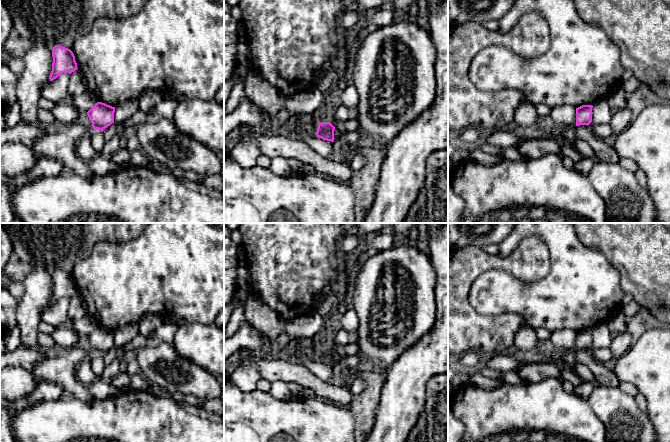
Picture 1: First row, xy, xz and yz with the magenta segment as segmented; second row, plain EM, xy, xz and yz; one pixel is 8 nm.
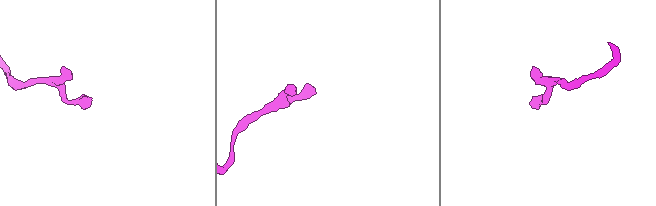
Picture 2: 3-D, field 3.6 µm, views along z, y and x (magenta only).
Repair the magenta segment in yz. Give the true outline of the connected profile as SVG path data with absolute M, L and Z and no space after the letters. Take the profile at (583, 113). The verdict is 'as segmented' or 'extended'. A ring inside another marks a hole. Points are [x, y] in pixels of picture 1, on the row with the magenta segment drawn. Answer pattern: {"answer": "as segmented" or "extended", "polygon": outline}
{"answer": "as segmented", "polygon": "M582 105L576 108L576 126L588 126L592 122L592 108L592 105Z"}

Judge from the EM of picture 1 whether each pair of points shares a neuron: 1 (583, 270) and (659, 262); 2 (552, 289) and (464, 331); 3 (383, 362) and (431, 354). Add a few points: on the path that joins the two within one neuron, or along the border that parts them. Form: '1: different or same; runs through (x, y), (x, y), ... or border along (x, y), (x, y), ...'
1: different; border along (598, 251), (618, 271), (619, 285), (622, 289)
2: different; border along (476, 310), (485, 315), (516, 312), (522, 317)
3: different; border along (413, 345), (386, 371)

